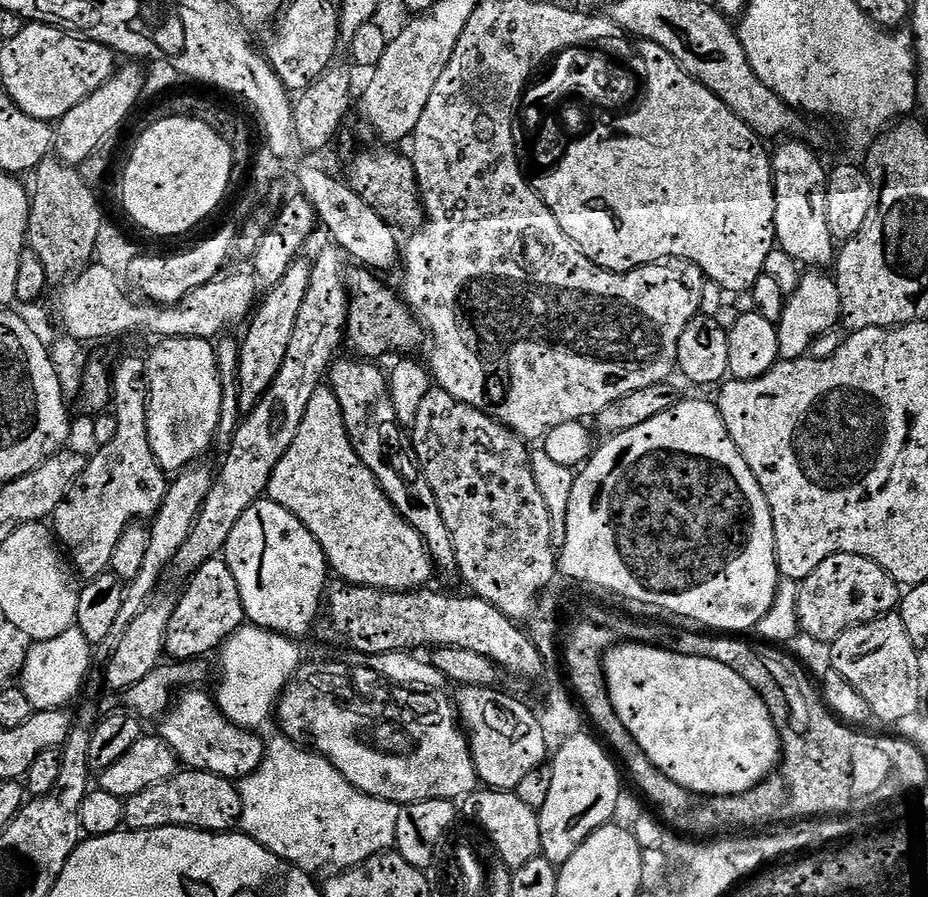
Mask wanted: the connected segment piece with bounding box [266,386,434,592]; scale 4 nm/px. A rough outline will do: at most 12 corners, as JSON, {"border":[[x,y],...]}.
{"border":[[314,390],[267,499],[341,581],[411,592],[432,555]]}

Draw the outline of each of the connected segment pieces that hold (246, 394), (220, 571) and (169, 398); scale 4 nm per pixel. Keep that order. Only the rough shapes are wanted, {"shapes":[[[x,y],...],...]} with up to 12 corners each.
{"shapes":[[[295,259],[239,341],[241,413],[282,367],[312,265]],[[223,558],[191,573],[164,642],[176,662],[215,653],[246,620]],[[161,339],[148,356],[154,458],[217,437],[213,341]]]}

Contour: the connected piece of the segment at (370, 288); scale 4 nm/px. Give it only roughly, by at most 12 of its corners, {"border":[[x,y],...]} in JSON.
{"border":[[347,269],[346,344],[412,354],[426,329],[373,269]]}

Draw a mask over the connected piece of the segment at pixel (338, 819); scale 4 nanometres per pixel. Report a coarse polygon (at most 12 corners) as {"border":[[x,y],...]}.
{"border":[[283,734],[239,827],[309,874],[396,843],[401,805]]}

